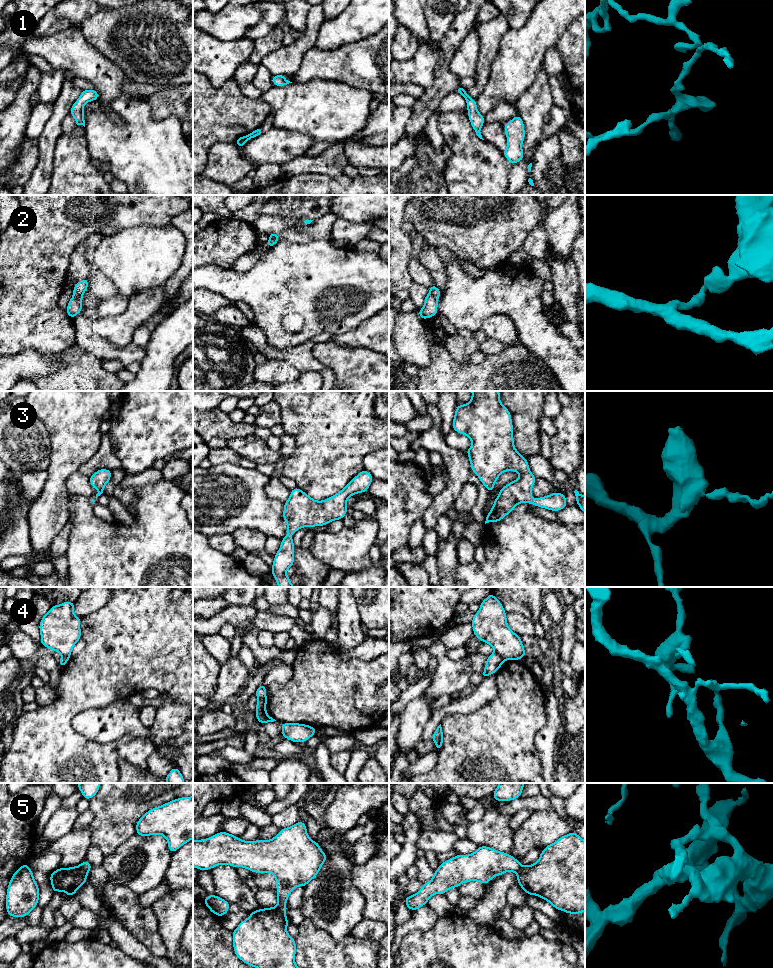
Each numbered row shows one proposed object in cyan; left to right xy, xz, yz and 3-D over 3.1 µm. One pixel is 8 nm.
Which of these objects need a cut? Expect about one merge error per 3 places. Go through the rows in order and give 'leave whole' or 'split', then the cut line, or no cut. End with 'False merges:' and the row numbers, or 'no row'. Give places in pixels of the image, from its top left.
1: leave whole; cut none
2: split; cut xy (81, 294), (73, 297)
3: leave whole; cut none
4: split; cut yz (495, 651), (504, 659)
5: split; cut xz (274, 907), (284, 915)
False merges: 2, 4, 5

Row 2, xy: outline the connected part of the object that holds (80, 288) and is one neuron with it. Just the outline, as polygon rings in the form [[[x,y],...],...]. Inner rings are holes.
[[[88,278],[77,282],[73,288],[73,297],[83,295],[87,291],[88,284],[89,284]]]

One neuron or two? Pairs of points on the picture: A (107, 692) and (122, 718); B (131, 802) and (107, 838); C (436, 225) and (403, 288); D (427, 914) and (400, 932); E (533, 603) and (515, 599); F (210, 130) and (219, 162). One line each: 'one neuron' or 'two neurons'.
A: two neurons
B: one neuron
C: two neurons
D: one neuron
E: one neuron
F: two neurons

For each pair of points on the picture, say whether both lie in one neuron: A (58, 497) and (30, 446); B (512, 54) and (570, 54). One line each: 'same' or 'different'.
A: different
B: different

